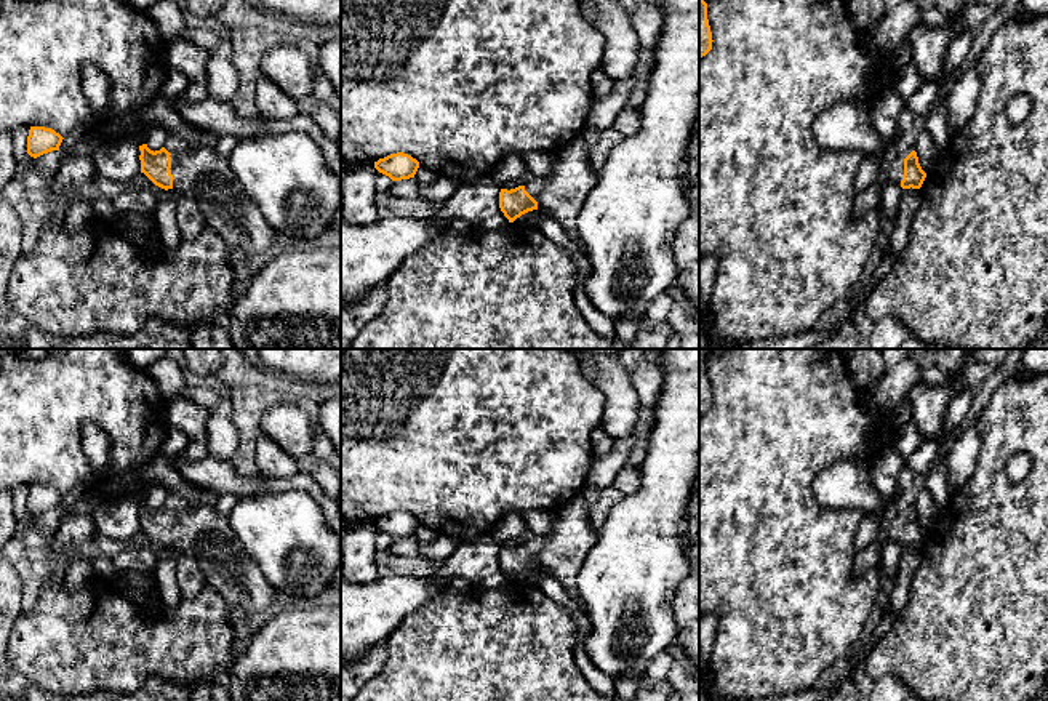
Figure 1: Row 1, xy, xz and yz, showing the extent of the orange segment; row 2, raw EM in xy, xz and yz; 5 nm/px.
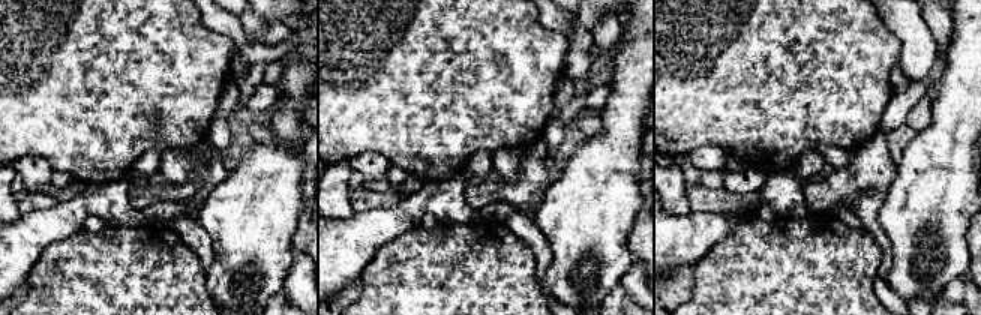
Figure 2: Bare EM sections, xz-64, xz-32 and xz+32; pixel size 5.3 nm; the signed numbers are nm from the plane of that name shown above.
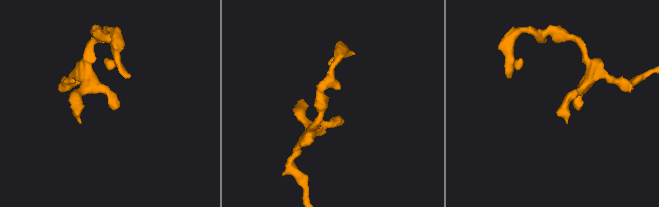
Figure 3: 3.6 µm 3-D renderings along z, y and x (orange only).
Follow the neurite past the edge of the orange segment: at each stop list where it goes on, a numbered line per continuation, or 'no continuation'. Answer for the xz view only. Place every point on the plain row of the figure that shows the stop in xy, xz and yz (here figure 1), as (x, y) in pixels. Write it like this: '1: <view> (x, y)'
1: xz (562, 552)

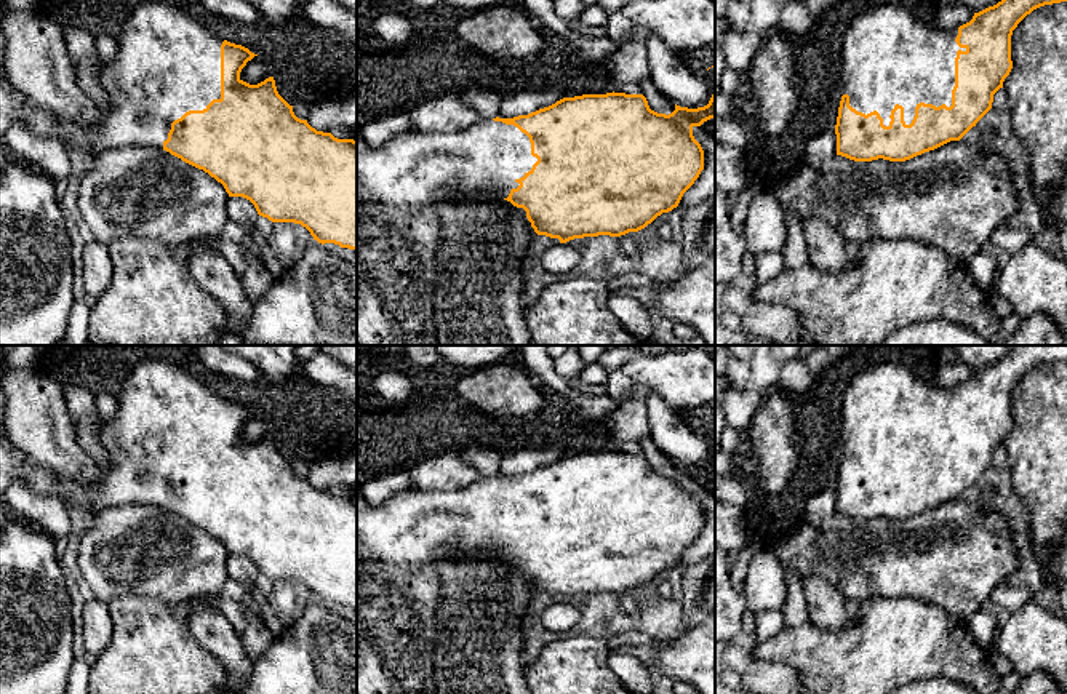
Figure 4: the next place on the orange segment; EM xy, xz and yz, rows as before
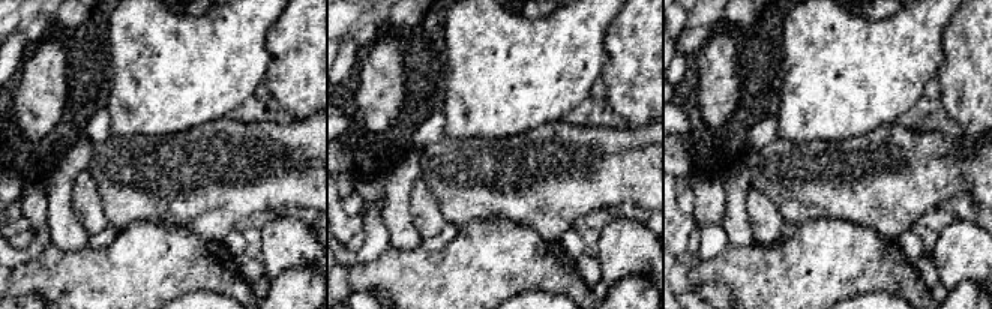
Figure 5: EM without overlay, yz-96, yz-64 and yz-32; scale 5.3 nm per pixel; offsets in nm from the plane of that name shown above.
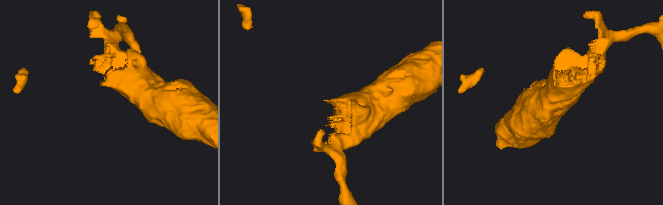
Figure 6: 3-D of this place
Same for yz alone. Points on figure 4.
1: yz (890, 414)

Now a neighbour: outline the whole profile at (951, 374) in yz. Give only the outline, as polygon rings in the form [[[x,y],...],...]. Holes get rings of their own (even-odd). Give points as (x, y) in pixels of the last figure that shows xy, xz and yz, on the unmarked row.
[[[953,363],[939,366],[936,371],[936,385],[941,387],[958,387],[960,384],[969,381],[974,374],[974,369],[963,363]]]

